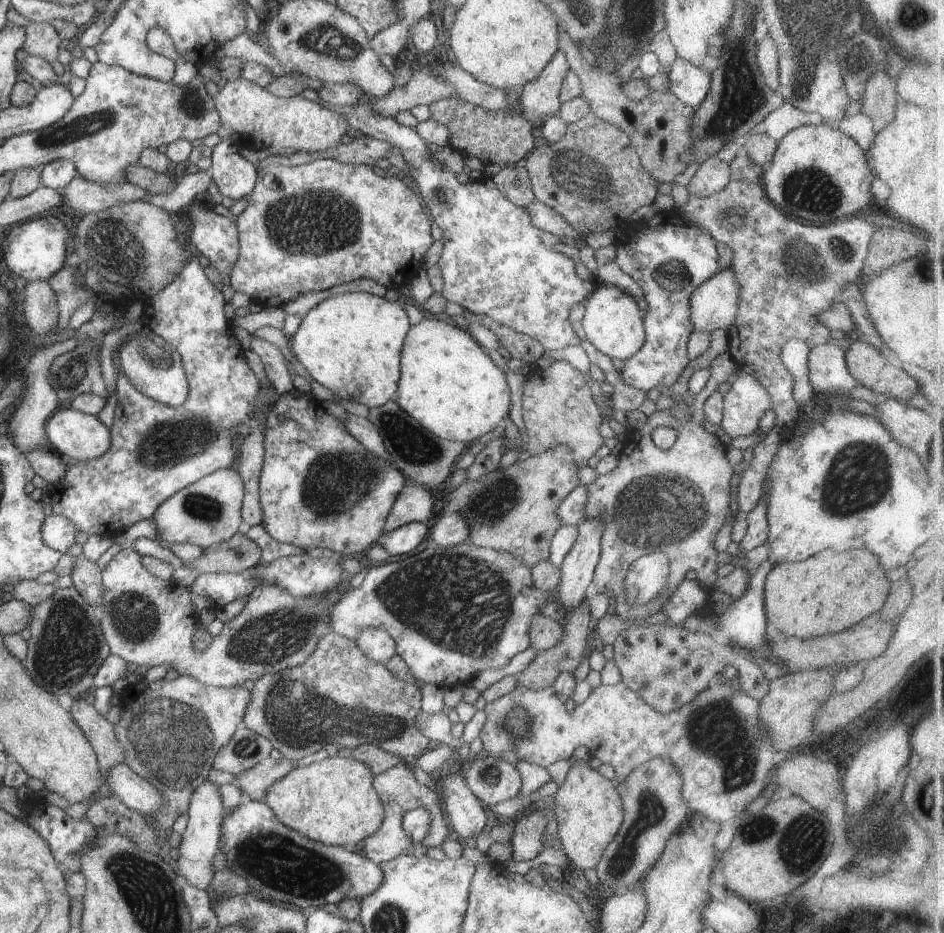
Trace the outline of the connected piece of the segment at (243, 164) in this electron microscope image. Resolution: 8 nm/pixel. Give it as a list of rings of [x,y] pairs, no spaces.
[[[226,139],[213,148],[213,163],[209,173],[226,199],[246,198],[254,190],[257,181],[256,166],[242,157],[239,150],[238,146]]]

